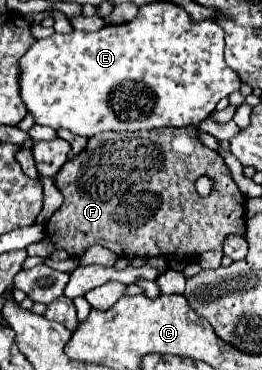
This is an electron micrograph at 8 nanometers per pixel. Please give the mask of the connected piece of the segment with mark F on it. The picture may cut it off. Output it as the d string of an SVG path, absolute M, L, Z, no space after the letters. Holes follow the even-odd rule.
M158 128L142 132L100 132L90 136L86 148L72 156L68 164L54 176L56 188L64 196L64 204L52 214L46 224L46 234L56 248L66 250L72 258L82 256L90 246L100 244L118 256L172 256L180 254L186 260L194 260L208 250L220 250L228 234L244 234L244 202L246 198L238 190L230 176L222 156L206 148L198 140L198 128ZM182 136L182 150L174 148L174 140ZM208 176L214 180L212 192L202 198L196 192L196 180Z

